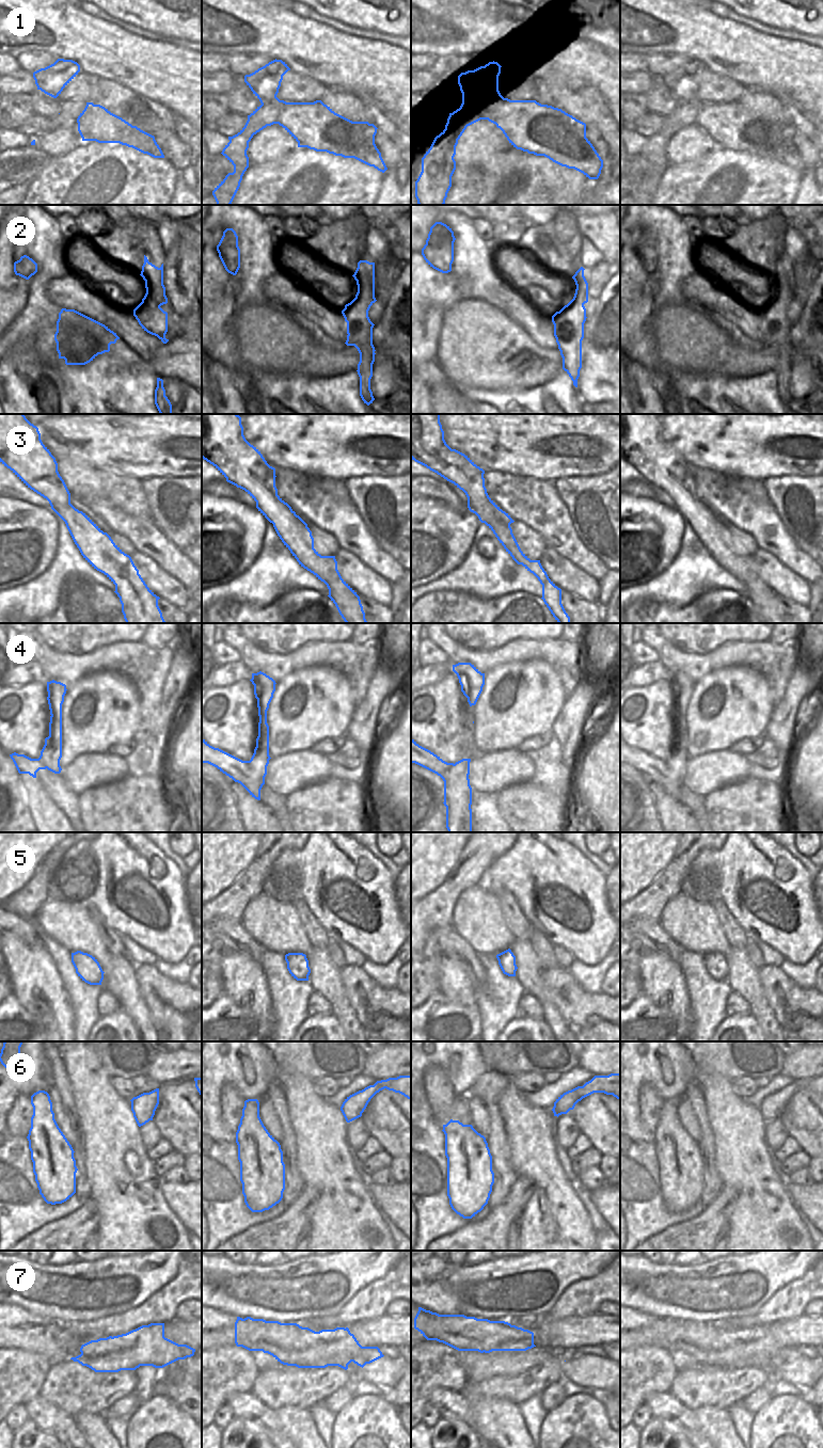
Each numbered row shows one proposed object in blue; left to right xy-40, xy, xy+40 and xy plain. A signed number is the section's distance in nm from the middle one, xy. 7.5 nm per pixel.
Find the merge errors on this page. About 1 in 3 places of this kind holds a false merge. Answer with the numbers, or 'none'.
1, 2, 4, 6

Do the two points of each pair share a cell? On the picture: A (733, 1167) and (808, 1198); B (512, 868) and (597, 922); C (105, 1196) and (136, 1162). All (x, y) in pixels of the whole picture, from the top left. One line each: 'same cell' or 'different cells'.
A: different cells
B: same cell
C: same cell

